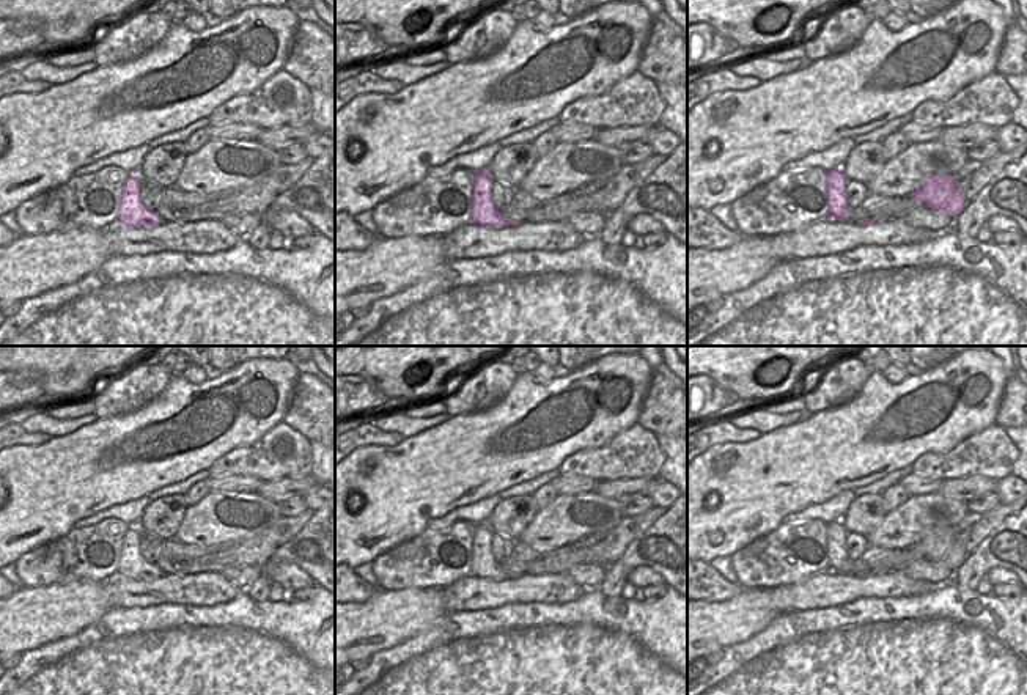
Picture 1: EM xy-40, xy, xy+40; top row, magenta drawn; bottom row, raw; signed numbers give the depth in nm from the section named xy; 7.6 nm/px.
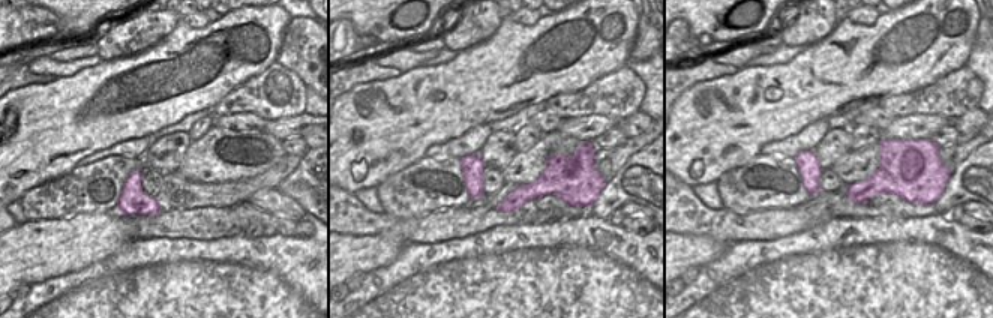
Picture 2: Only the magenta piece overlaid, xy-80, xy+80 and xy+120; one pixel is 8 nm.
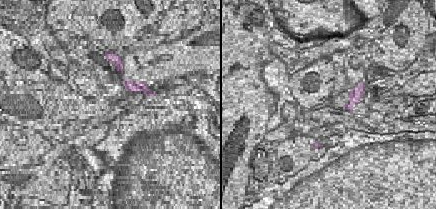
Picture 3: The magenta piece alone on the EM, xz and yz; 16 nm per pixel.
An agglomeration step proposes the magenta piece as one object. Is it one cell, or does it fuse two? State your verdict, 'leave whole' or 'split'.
leave whole

